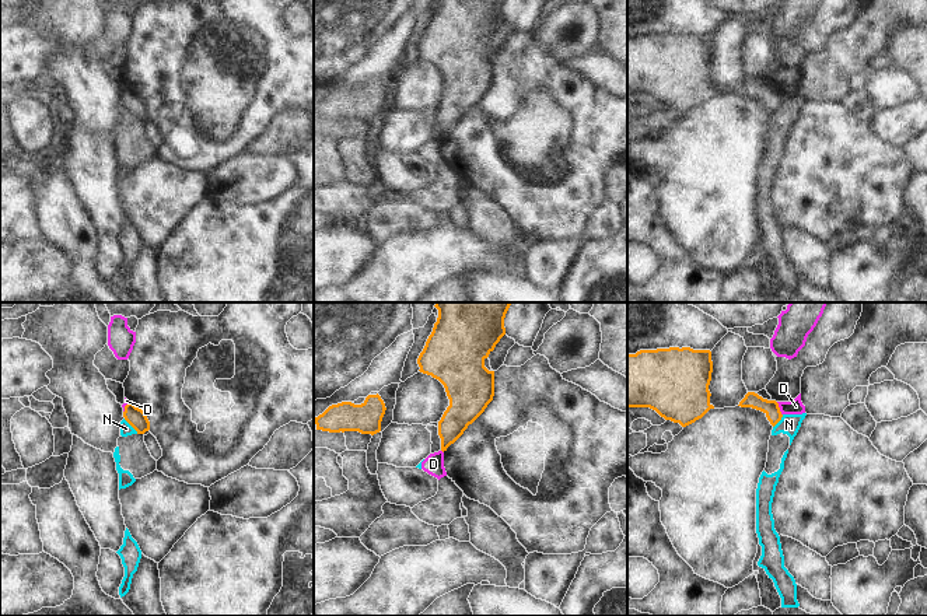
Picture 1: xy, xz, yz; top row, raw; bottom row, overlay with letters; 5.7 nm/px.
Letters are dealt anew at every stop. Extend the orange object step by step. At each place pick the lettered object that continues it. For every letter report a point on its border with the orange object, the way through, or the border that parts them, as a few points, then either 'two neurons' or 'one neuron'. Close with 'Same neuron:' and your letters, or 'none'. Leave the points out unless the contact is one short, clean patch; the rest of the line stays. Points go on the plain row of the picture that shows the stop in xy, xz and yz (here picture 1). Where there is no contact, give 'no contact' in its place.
D: yz (779, 95) | along yz (776, 88), (782, 101) | two neurons
N: xy (130, 111) | along xy (123, 105), (137, 119) | two neurons
Same neuron: none

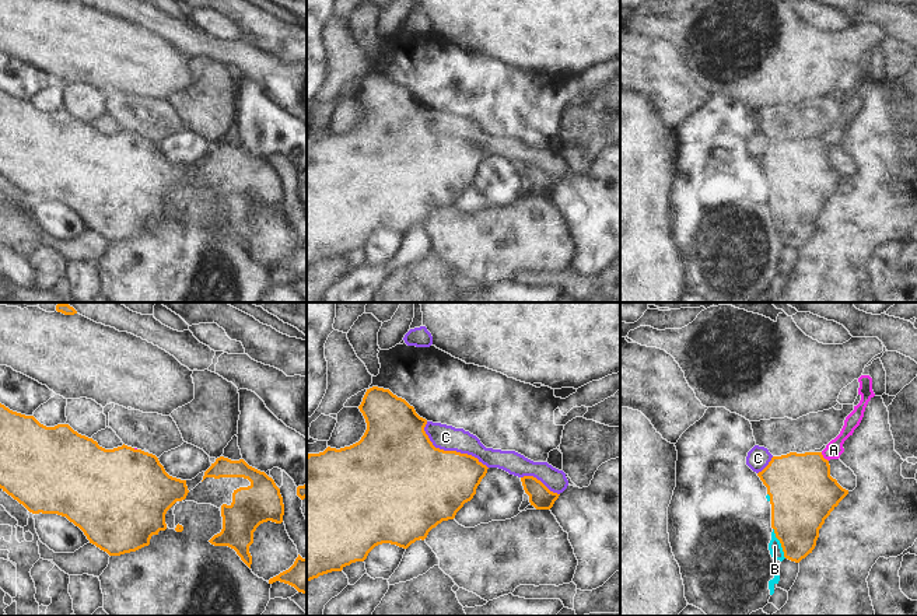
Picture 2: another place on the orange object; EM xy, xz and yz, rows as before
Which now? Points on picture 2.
A: yz (822, 143) | across yz (802, 179), (804, 165), (822, 143), (833, 136) | one neuron
B: yz (780, 228) | two neurons
C: xz (450, 137) | two neurons
Same neuron: A

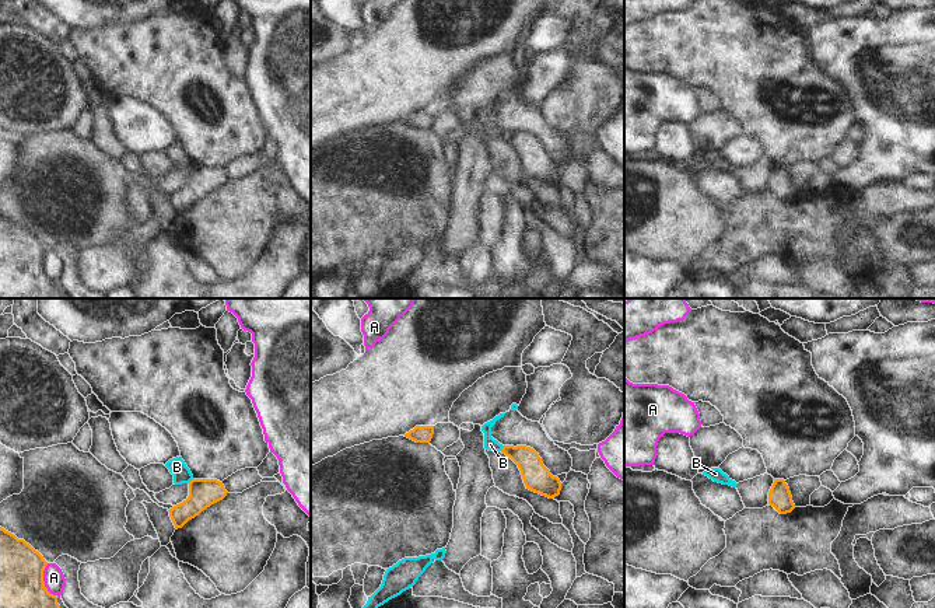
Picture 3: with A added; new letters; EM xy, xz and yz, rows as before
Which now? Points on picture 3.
A: xy (42, 266) | two neurons
B: xz (503, 135) | two neurons
Same neuron: none

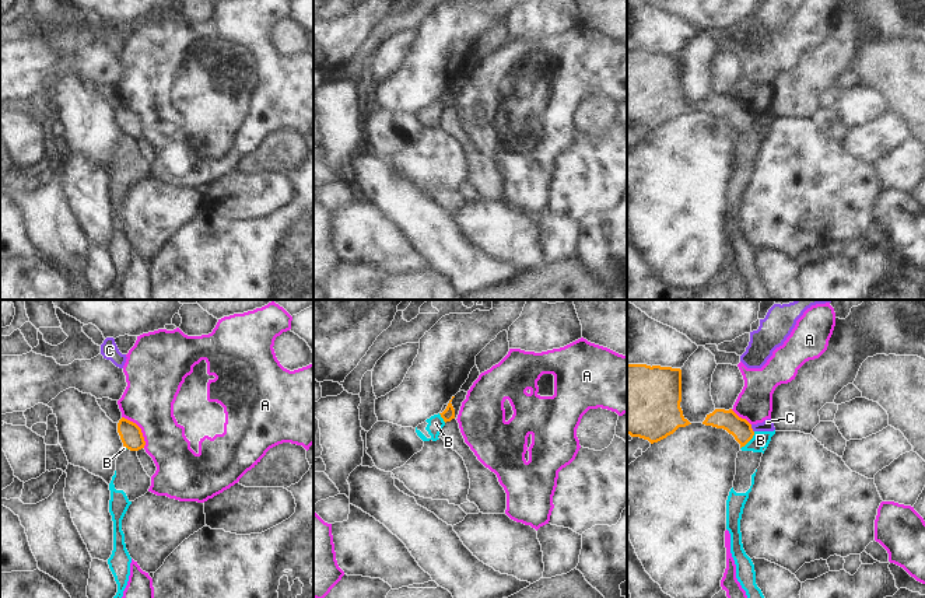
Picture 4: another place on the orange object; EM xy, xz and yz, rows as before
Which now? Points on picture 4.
A: xy (140, 115) | two neurons
B: yz (749, 126) | along yz (754, 118), (740, 135) | two neurons
C: yz (752, 115) | along yz (750, 111), (753, 118) | two neurons
Same neuron: none

